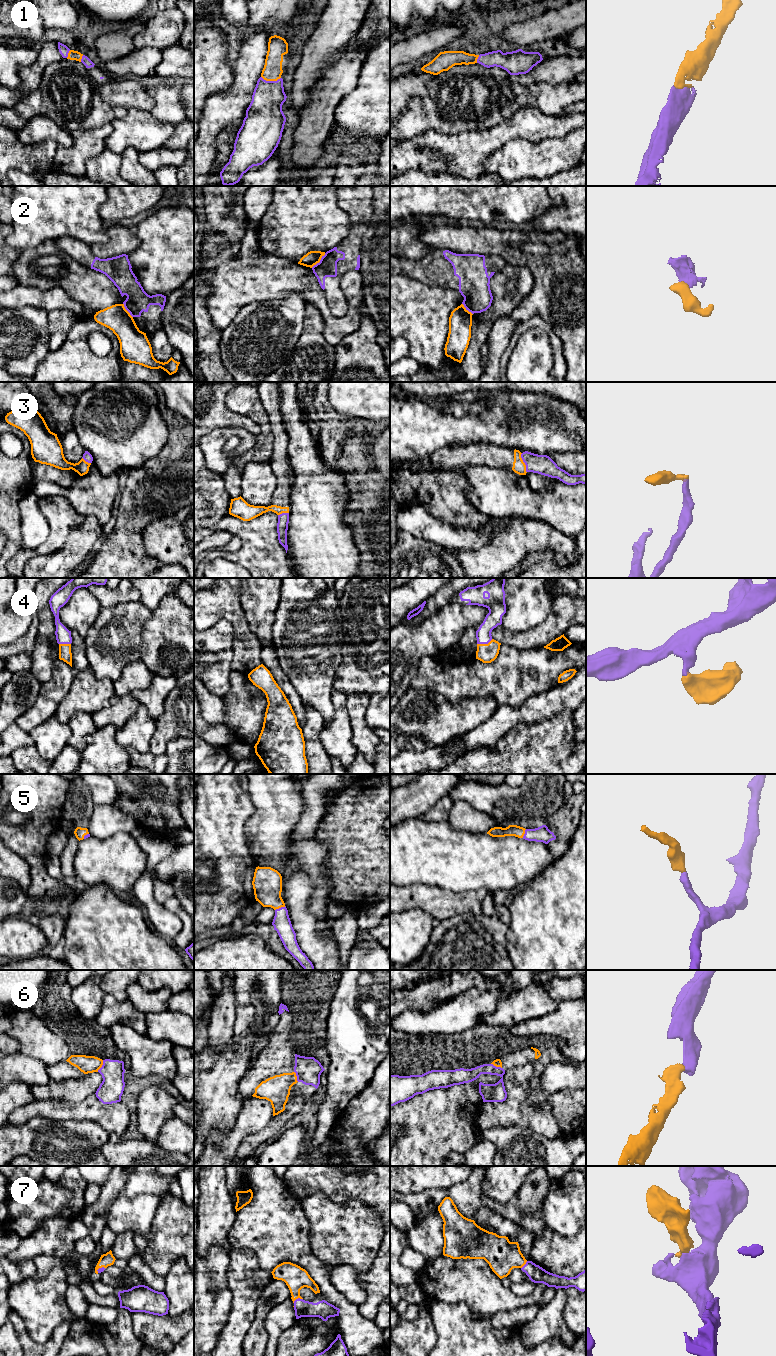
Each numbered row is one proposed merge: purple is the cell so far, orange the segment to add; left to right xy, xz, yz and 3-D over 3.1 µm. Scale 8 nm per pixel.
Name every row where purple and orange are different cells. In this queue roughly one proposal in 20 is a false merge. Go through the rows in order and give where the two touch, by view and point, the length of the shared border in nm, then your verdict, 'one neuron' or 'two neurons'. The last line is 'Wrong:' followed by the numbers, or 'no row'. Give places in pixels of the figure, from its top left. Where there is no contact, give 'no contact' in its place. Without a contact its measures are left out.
1: contact xz (271, 81); length 160 nm; one neuron
2: contact xz (320, 261); length 170 nm; two neurons
3: contact yz (524, 462); length 170 nm; one neuron
4: contact yz (484, 643); length 130 nm; one neuron
5: contact xz (281, 907); length 90 nm; one neuron
6: contact xy (102, 1066); length 110 nm; one neuron
7: contact xz (298, 1298); length 90 nm; one neuron
Wrong: 2

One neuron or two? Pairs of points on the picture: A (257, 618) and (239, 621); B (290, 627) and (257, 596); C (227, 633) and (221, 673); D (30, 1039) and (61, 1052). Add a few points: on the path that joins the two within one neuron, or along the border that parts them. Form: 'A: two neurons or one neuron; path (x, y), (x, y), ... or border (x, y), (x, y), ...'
A: two neurons; border (241, 597), (241, 606), (249, 629), (258, 641)
B: two neurons; border (280, 589), (280, 598), (275, 611), (271, 635)
C: one neuron; path (221, 643), (222, 663)
D: one neuron; path (38, 1041), (53, 1049)

